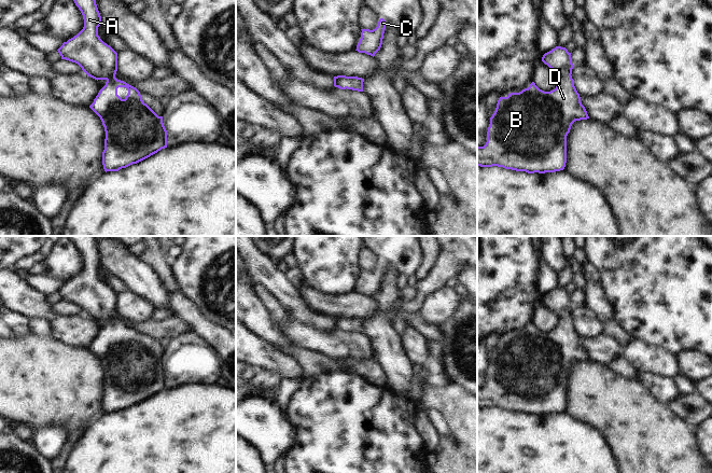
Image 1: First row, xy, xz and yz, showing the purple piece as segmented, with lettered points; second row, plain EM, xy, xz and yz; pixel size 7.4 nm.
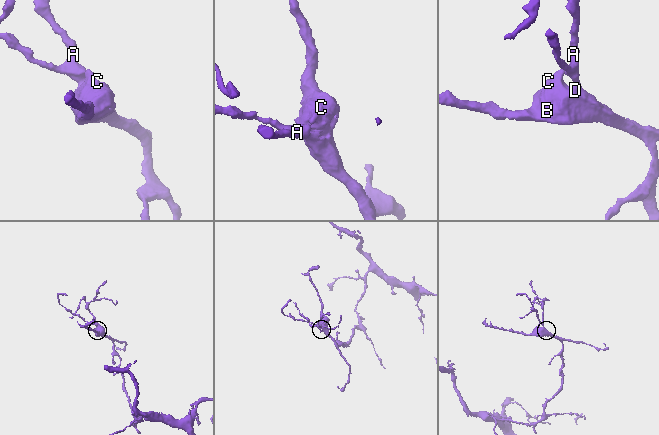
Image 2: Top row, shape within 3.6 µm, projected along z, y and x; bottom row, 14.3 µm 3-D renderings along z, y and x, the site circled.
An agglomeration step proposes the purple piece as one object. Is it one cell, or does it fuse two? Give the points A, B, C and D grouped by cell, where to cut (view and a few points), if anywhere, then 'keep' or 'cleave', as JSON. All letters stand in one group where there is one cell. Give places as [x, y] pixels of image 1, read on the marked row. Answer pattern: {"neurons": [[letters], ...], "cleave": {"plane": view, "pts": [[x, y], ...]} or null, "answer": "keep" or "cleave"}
{"neurons": [["A", "B", "C", "D"]], "cleave": null, "answer": "keep"}

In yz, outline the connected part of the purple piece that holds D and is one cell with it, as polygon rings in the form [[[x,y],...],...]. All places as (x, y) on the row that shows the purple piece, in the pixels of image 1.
[[[556,46],[545,53],[542,61],[559,76],[555,89],[544,92],[534,82],[519,93],[500,97],[490,117],[487,142],[477,147],[477,166],[503,167],[528,173],[545,173],[563,170],[567,163],[567,136],[575,121],[589,119],[581,102],[580,94],[572,79],[571,53],[566,47]]]

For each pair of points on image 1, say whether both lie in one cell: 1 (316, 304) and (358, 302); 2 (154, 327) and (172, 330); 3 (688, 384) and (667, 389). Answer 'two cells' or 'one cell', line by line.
1: one cell
2: one cell
3: two cells

